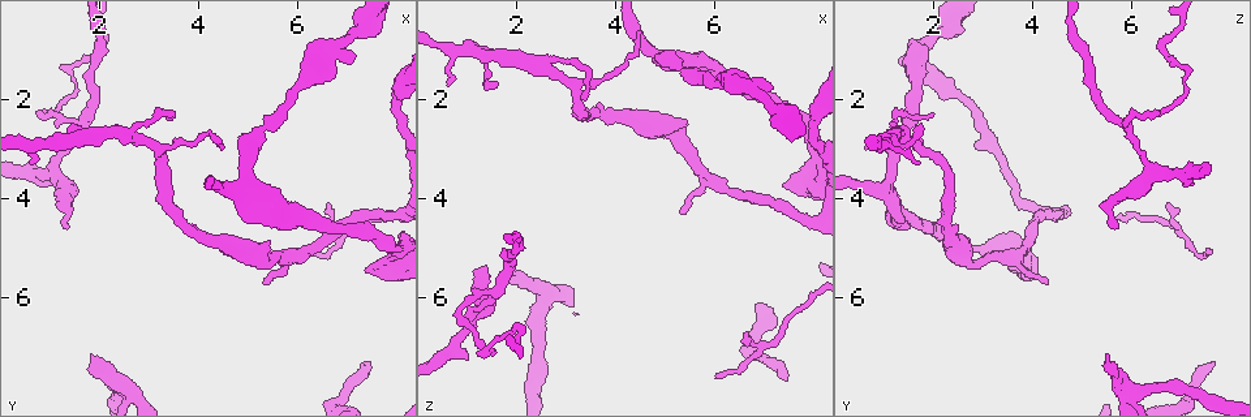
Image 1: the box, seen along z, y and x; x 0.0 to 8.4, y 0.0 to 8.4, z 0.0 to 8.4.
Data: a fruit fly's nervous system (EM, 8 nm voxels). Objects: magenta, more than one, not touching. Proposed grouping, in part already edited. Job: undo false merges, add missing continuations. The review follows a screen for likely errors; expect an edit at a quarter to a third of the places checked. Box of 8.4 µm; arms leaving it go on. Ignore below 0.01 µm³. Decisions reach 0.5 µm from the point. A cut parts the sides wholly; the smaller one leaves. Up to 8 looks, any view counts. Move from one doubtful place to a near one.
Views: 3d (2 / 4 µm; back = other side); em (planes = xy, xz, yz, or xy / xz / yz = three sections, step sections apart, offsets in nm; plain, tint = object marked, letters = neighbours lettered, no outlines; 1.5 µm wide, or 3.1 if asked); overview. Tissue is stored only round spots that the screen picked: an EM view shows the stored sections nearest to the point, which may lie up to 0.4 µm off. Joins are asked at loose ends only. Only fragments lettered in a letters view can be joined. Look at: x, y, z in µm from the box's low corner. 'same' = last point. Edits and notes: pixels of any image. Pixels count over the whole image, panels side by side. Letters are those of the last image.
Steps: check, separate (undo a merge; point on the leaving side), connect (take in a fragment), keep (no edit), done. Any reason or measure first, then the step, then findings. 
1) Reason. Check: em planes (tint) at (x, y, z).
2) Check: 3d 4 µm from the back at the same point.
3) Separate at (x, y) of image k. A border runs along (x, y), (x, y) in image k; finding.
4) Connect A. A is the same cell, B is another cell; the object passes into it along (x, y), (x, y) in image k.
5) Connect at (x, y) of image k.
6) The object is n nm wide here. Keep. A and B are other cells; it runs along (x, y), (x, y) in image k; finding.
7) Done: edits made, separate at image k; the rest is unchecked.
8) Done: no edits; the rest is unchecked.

Free end. Check: em yz step 8 (tint) at (1.90, 7.15, 5.55).

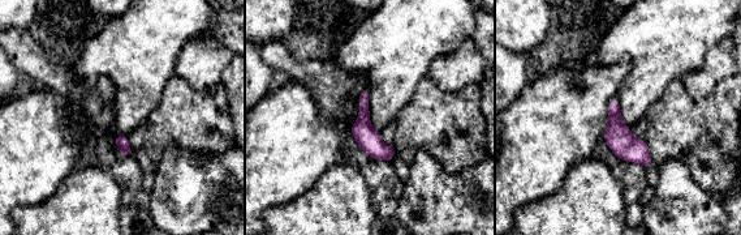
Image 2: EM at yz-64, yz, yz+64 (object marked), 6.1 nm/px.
Check: em xy step 4 (tint) at the same point.

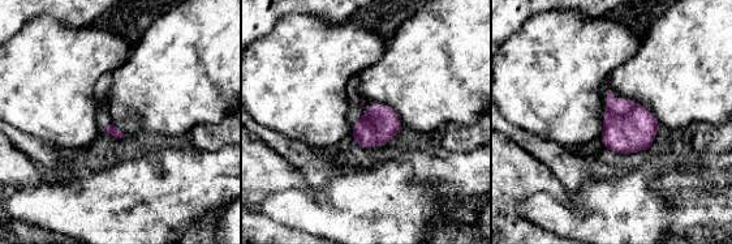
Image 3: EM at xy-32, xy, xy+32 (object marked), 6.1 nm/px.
What lies round it. Check: em xy step 4 (letters) at the same point.

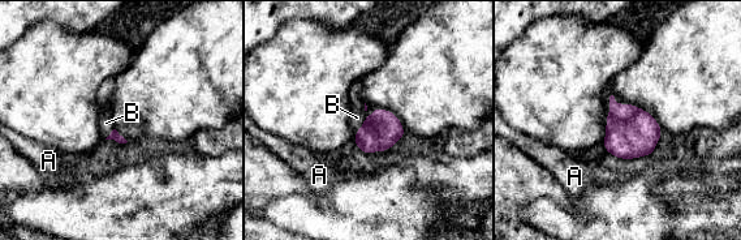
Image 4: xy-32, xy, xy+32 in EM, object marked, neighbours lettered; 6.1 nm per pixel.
The object is 140 nm wide here. Connect B. B is the same cell, A is another cell; the object passes into it along (380, 131), (363, 125), (357, 118) in image 4; it goes on there.

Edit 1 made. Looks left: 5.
See it whole again. Check: overview.

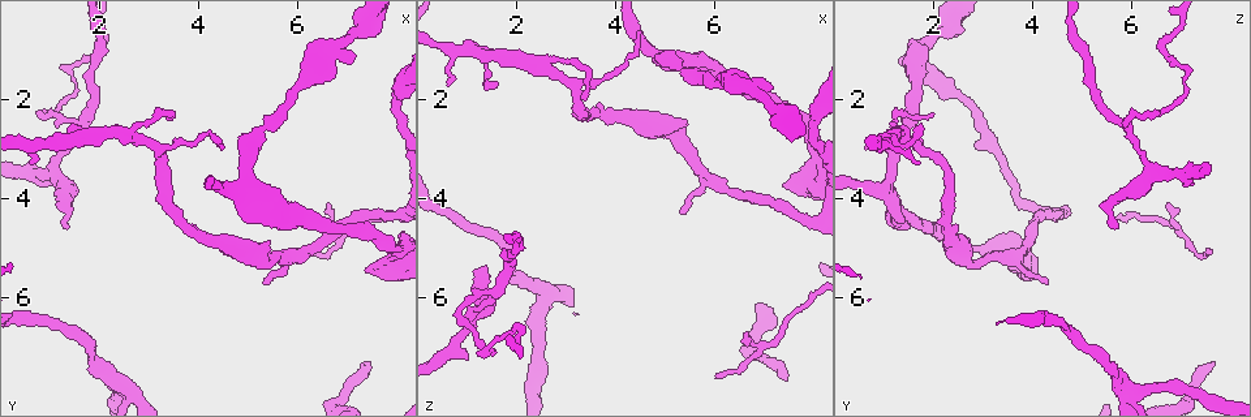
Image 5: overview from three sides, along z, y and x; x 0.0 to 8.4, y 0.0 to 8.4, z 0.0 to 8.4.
Sharp bend. Check: 3d 2 µm at (2.10, 0.90, 6.70).

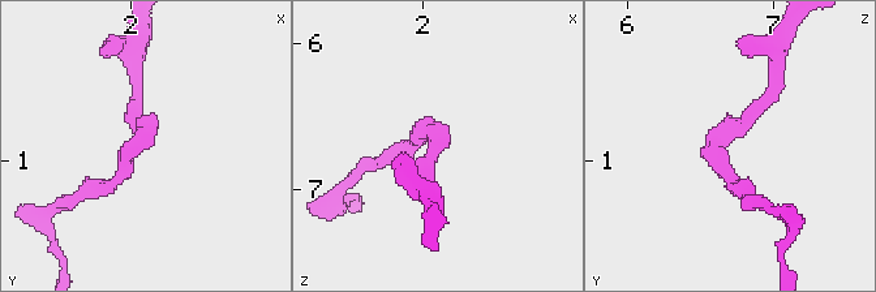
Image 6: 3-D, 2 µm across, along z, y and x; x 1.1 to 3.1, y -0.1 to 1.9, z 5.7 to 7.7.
Now the EM. Check: em yz step 4 (tint) at (2.10, 0.84, 6.66).

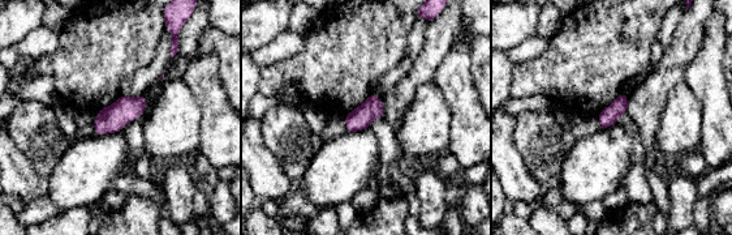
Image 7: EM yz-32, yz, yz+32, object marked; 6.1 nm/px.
Check: em yz step 4 (letters) at the same point.

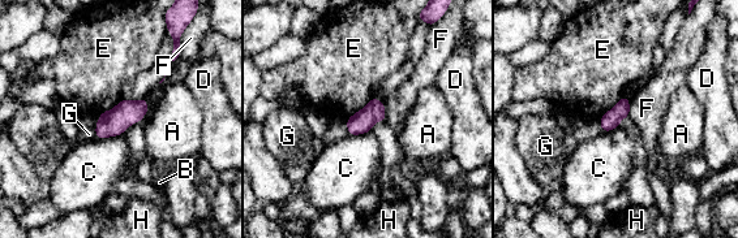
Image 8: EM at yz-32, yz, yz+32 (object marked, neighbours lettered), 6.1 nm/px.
The object is 110 nm wide here. Keep. A, B, C, D, E, F, G and H are other cells; a border runs along (123, 133), (115, 137), (95, 138) in image 8; one neuron here.

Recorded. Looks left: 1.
Free end. Check: em planes (letters) at (7.45, 7.30, 7.65).

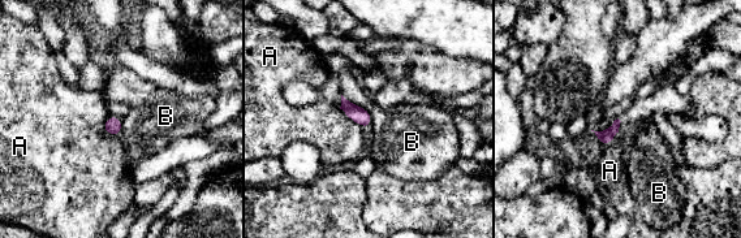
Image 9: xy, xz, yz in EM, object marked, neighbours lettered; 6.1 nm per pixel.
Keep. A and B are other cells; a border runs along (121, 118), (121, 132), (119, 135) in image 9; no lettered fragment goes on from it.

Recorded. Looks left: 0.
Done: edits made, connect at image 4; the rest is unchecked.

